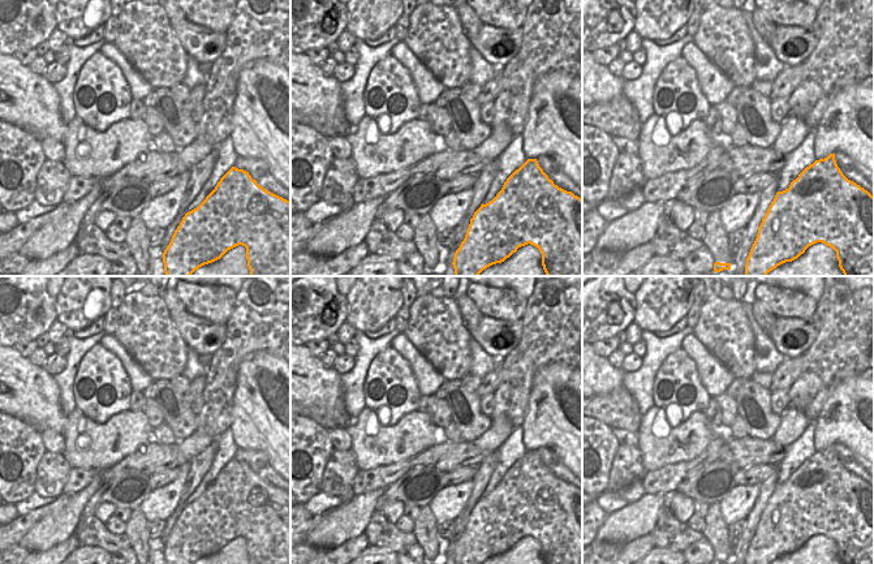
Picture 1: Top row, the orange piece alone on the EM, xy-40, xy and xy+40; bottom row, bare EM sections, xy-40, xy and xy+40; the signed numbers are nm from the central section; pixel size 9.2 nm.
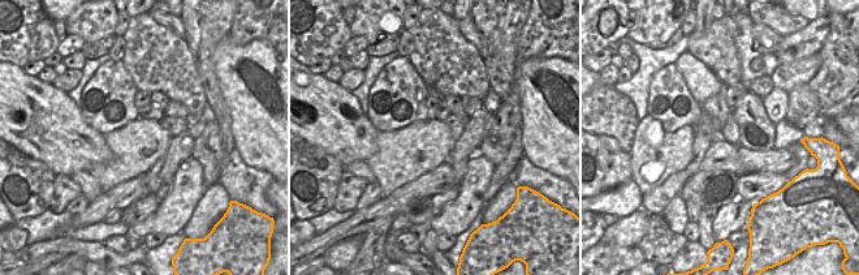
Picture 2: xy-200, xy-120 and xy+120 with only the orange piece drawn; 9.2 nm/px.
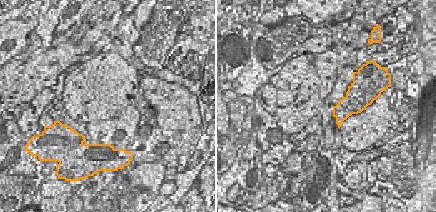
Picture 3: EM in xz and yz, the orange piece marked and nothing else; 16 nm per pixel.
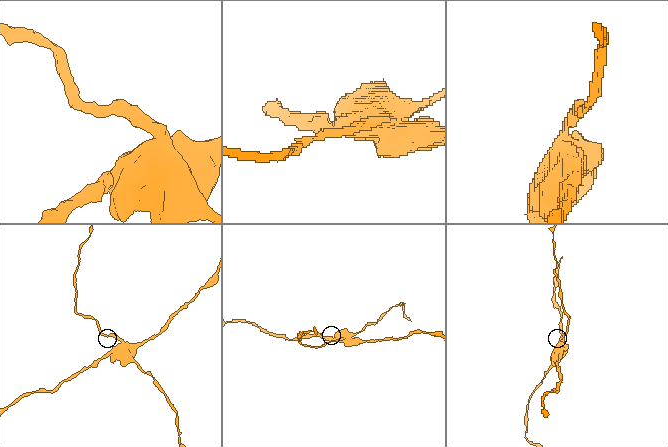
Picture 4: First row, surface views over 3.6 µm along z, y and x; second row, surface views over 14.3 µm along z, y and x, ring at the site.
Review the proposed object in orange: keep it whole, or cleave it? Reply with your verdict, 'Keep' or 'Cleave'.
Cleave.

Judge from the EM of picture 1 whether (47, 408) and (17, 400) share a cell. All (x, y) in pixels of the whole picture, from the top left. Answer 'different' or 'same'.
same

